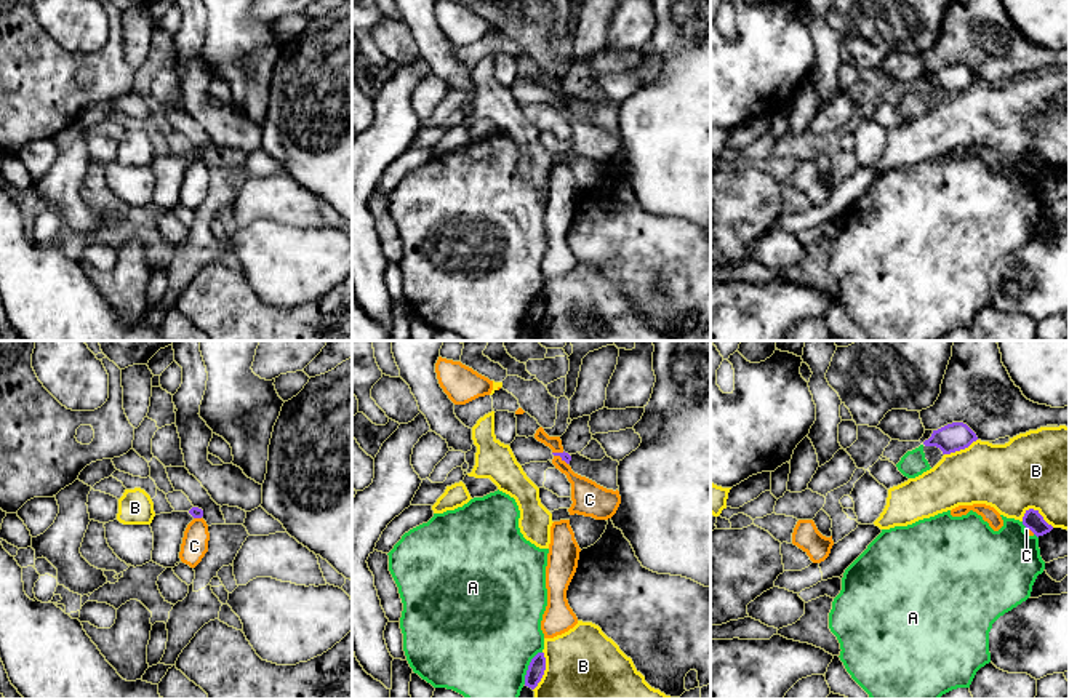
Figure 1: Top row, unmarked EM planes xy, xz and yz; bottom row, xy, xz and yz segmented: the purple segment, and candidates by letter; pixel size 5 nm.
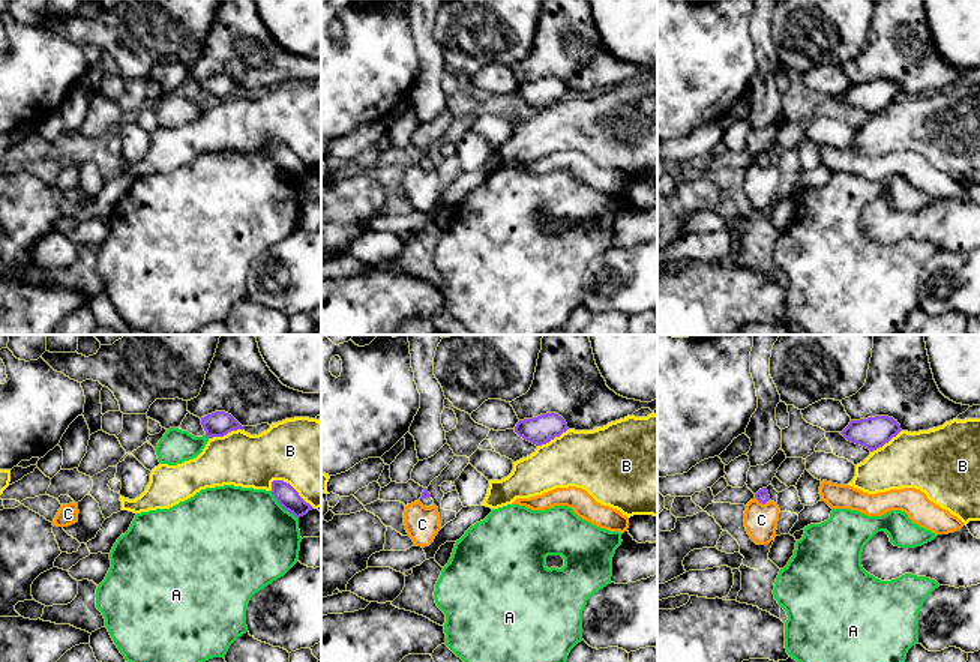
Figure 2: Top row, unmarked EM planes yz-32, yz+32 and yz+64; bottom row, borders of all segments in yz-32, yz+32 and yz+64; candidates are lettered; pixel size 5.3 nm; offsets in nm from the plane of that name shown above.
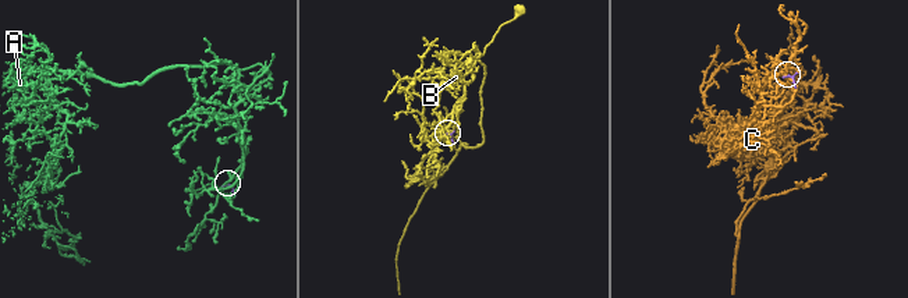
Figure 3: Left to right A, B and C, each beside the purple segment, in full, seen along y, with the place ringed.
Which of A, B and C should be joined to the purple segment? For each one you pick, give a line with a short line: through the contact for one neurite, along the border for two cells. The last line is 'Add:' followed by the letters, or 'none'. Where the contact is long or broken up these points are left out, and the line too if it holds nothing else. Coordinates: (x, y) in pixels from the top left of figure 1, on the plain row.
Add: none

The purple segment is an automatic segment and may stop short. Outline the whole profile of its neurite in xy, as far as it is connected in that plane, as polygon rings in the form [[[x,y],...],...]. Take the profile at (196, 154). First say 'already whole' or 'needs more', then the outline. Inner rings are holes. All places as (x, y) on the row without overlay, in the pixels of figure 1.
needs more | [[[192,149],[189,154],[155,157],[150,165],[154,174],[152,203],[163,210],[174,210],[181,203],[179,194],[187,166],[202,158],[203,152],[198,149]]]

